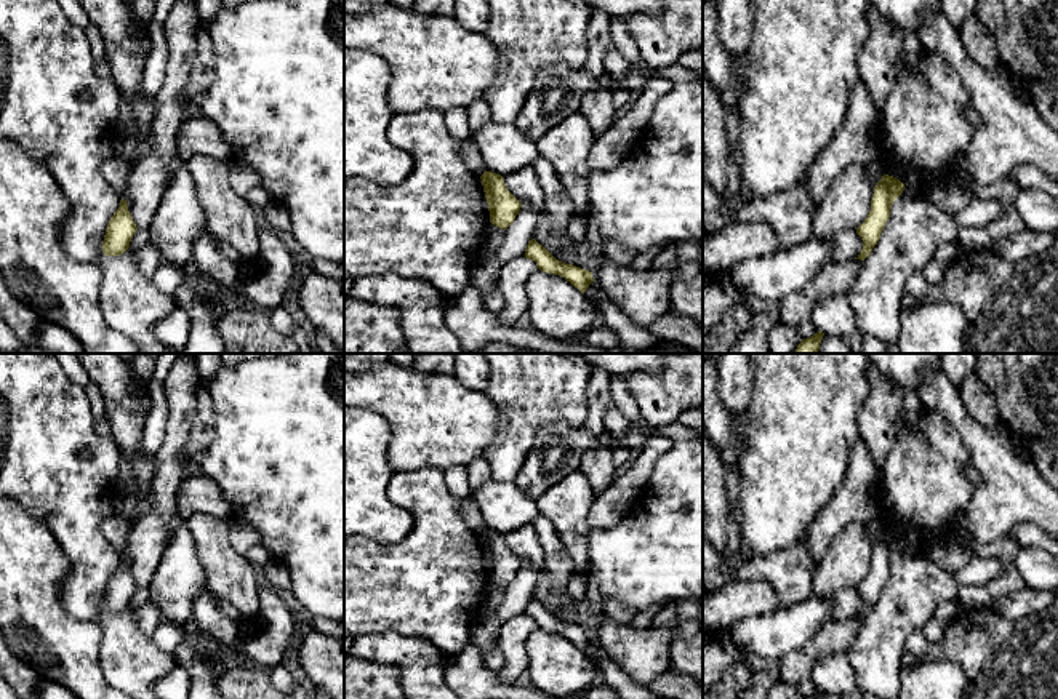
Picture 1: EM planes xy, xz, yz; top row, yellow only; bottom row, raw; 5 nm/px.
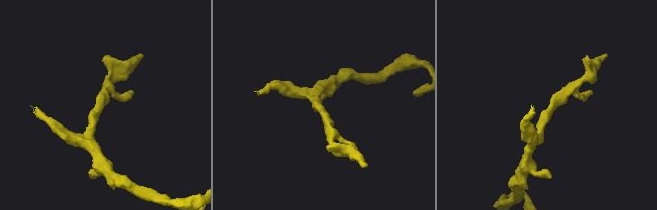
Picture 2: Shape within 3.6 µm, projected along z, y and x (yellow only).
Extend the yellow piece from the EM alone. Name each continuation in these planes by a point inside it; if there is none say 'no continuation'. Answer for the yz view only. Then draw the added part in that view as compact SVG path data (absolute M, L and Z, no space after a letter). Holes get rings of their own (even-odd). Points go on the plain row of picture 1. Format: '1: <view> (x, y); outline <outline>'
no continuation

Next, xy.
no continuation

